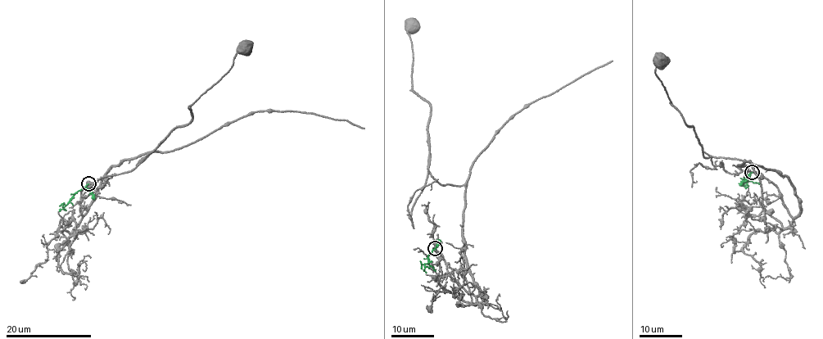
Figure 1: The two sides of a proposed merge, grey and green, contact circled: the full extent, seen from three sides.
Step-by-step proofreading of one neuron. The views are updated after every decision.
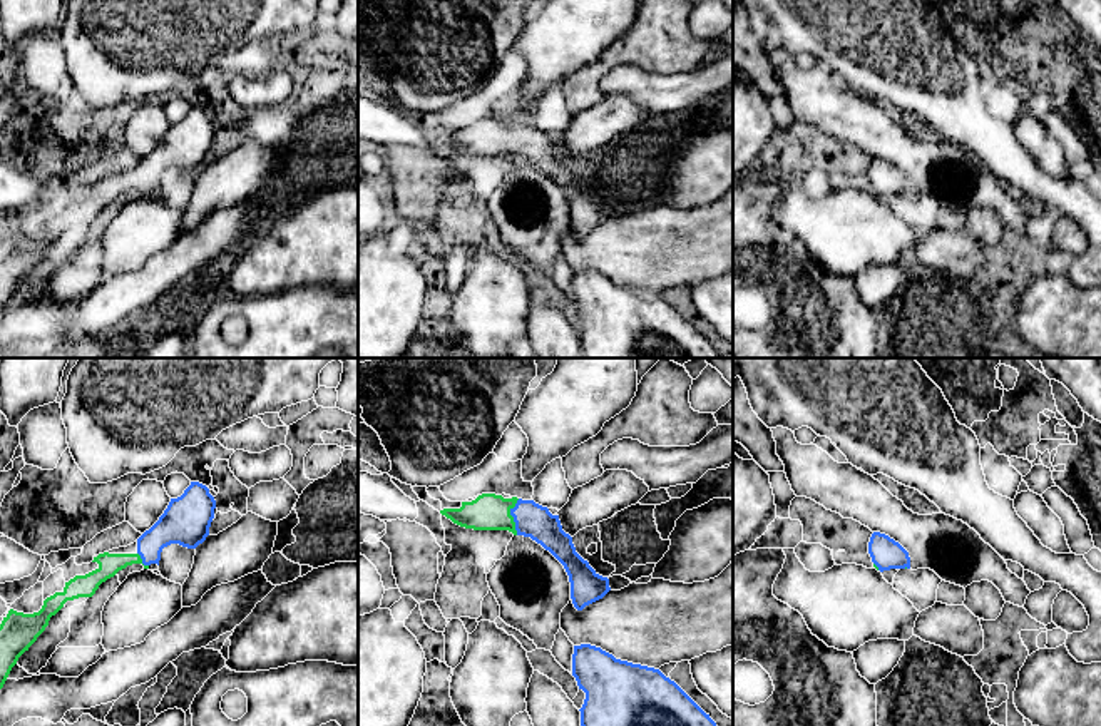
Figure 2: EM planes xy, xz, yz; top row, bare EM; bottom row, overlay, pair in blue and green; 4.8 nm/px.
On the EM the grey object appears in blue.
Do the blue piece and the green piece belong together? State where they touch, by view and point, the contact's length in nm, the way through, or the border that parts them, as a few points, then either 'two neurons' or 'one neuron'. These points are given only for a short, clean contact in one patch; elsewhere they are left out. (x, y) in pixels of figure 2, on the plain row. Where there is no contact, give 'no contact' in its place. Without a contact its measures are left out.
contact xz (512, 141); length 180 nm; way xz (534, 146), (512, 141), (487, 138); one neuron

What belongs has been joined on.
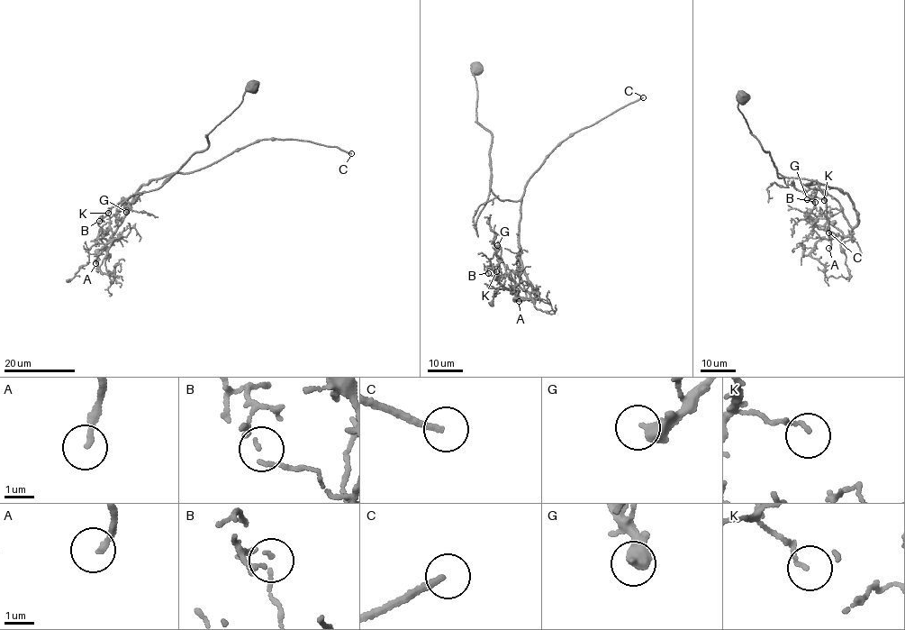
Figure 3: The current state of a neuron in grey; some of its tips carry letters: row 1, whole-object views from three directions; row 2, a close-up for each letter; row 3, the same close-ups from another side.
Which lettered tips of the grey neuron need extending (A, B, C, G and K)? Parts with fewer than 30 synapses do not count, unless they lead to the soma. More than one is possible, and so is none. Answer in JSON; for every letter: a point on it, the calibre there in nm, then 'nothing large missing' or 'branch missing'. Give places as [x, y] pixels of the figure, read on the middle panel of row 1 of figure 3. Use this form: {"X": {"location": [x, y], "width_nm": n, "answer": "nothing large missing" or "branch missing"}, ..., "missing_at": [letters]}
{"A": {"location": [519, 301], "width_nm": 170, "answer": "branch missing"}, "B": {"location": [488, 273], "width_nm": 80, "answer": "nothing large missing"}, "C": {"location": [643, 97], "width_nm": 190, "answer": "branch missing"}, "G": {"location": [497, 245], "width_nm": 480, "answer": "nothing large missing"}, "K": {"location": [496, 271], "width_nm": 110, "answer": "nothing large missing"}, "missing_at": ["A", "C"]}

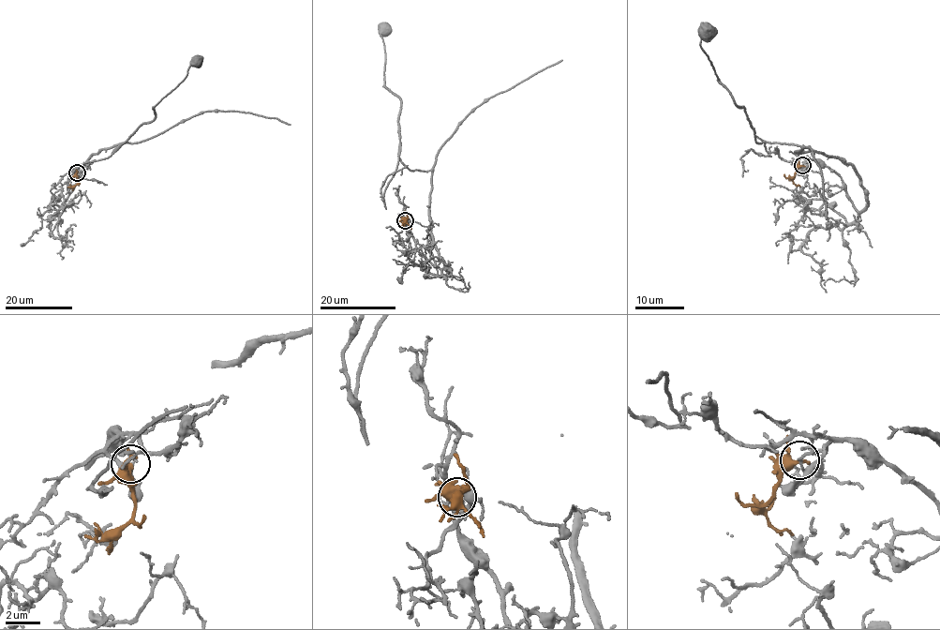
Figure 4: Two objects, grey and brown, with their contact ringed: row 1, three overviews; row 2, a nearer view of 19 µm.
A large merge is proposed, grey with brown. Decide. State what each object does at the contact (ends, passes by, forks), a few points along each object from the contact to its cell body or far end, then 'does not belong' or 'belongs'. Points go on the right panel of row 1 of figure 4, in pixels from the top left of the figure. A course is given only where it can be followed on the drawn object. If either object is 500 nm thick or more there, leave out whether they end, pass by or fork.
grey forks; brown passes by; course grey (803, 166), (819, 160), (841, 178), (857, 211), (866, 203), (850, 164), (760, 140), (701, 47), (706, 33); course brown (802, 165), (791, 179), (800, 186); does not belong

